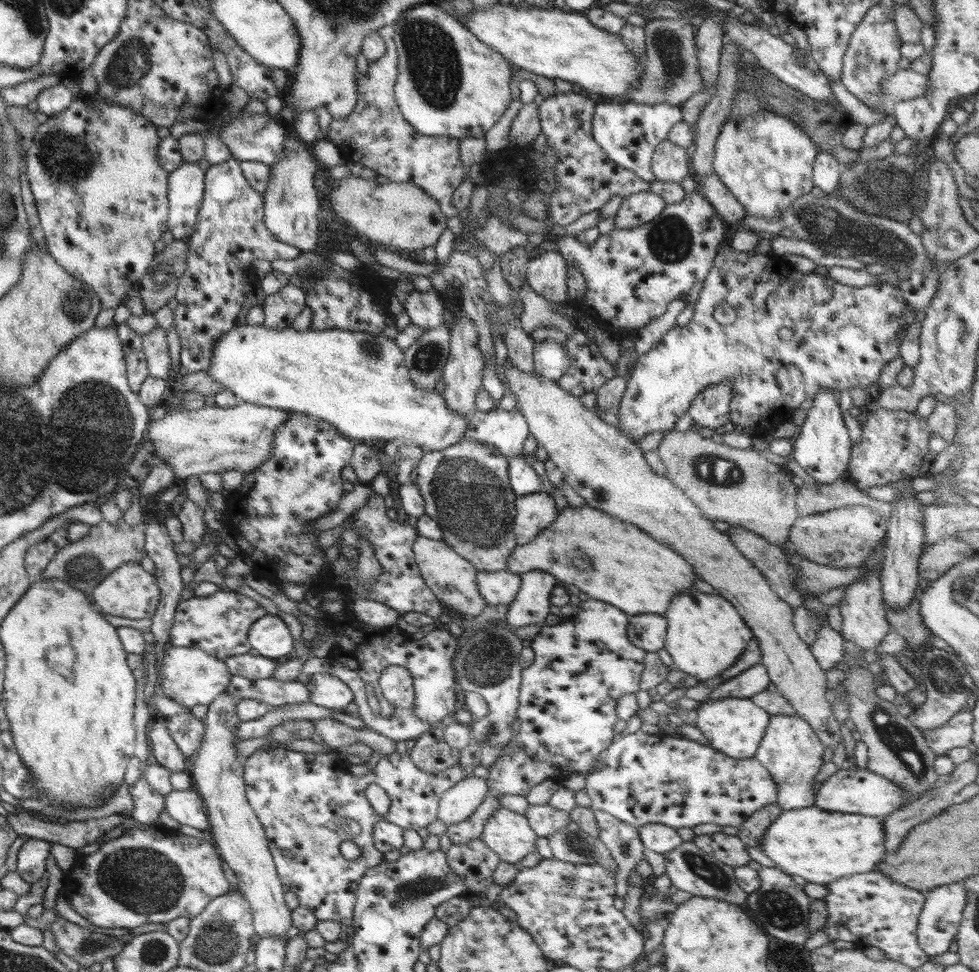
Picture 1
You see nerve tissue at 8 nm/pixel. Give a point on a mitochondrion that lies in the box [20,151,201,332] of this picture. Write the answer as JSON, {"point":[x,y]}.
{"point":[77,305]}

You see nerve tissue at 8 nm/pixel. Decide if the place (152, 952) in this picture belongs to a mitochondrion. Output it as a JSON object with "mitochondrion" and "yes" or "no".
{"mitochondrion":"yes"}

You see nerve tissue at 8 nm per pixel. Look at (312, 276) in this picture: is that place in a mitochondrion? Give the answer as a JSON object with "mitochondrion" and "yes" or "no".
{"mitochondrion":"no"}

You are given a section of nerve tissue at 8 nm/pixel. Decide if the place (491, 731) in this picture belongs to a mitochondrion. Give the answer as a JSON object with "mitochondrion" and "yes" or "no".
{"mitochondrion":"yes"}

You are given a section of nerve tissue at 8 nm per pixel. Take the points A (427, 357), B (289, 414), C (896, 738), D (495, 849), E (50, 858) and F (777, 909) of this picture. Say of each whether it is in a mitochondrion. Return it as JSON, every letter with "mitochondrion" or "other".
{"A":"mitochondrion","B":"other","C":"mitochondrion","D":"other","E":"other","F":"mitochondrion"}

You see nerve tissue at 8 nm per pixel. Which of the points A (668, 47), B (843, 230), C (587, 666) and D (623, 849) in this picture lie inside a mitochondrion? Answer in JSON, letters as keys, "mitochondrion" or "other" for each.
{"A":"mitochondrion","B":"mitochondrion","C":"other","D":"mitochondrion"}

